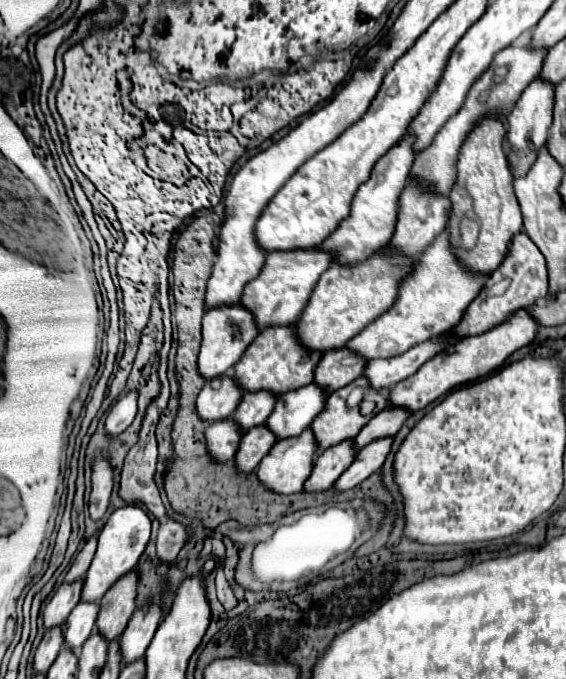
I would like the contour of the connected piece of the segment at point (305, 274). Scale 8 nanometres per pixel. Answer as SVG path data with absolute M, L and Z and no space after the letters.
M308 247L308 249L288 249L288 251L266 251L266 263L256 279L252 279L242 295L244 305L254 313L258 327L288 325L298 323L308 297L322 275L328 269L334 255L330 251Z

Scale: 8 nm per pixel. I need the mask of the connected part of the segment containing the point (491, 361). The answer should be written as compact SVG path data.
M516 309L506 321L502 321L502 325L494 325L492 329L488 329L480 335L474 335L474 337L464 337L450 349L446 349L440 355L426 361L412 377L408 377L392 387L388 401L392 405L402 405L410 411L418 411L418 409L426 407L428 403L432 403L434 399L446 395L454 387L476 381L476 379L488 375L490 371L498 369L504 363L504 359L510 357L516 349L530 345L532 339L536 337L536 333L538 333L538 323L530 315L530 311Z

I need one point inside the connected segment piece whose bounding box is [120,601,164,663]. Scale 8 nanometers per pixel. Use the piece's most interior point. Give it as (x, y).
(139, 632)

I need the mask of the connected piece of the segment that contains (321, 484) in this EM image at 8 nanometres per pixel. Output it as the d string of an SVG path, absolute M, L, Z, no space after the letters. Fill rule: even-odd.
M344 439L324 451L318 451L310 479L304 483L306 491L324 491L336 483L336 479L354 461L356 449L352 439Z

